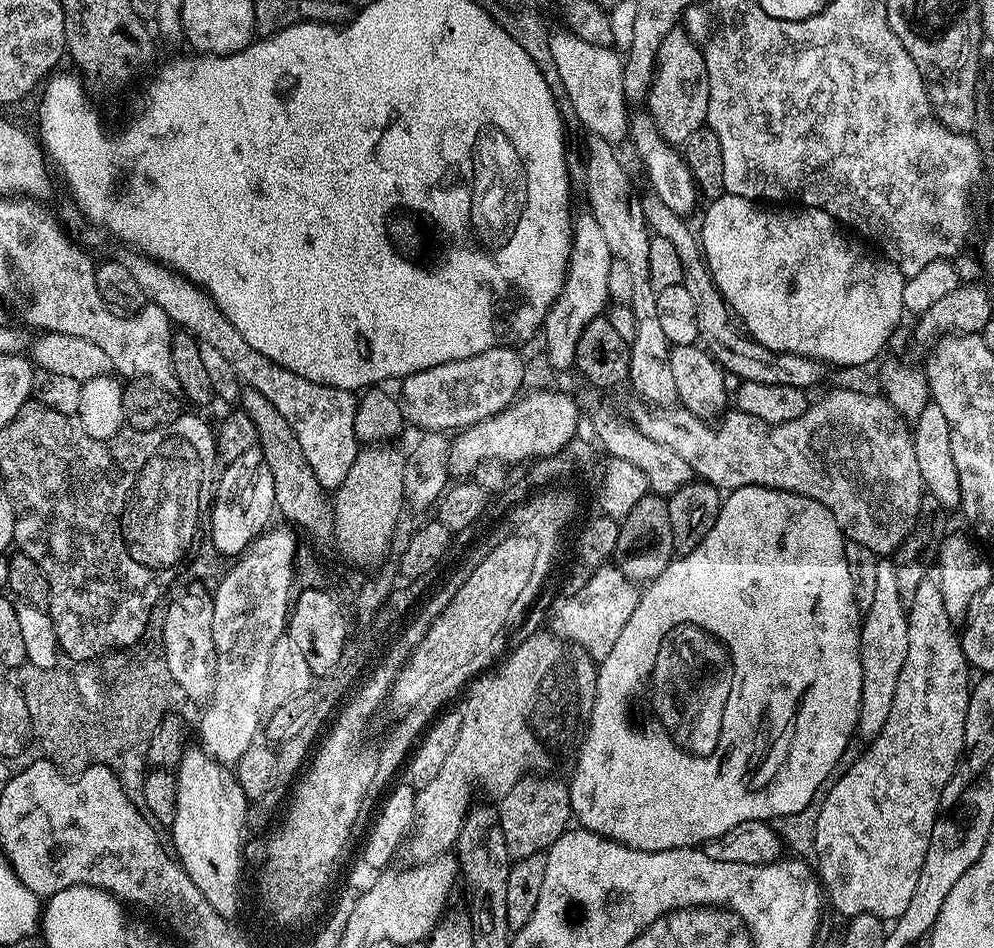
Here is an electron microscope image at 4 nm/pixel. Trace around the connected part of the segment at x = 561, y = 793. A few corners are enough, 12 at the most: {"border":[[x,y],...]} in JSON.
{"border":[[525,778],[498,800],[513,861],[547,853],[572,803],[556,778]]}

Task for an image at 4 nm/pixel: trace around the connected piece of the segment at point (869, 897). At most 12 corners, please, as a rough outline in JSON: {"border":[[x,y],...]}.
{"border":[[939,583],[890,718],[810,834],[844,915],[910,906],[964,755],[970,665]]}

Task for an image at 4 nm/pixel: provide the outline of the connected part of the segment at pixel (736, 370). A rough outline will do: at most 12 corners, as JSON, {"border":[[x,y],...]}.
{"border":[[656,193],[653,235],[674,246],[698,340],[741,381],[810,390],[815,357],[772,352],[734,328],[695,231]]}

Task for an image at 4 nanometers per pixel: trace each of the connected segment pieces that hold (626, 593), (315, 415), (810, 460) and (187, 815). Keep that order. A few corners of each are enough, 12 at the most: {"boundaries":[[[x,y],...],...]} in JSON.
{"boundaries":[[[615,567],[567,597],[551,627],[596,662],[638,606]],[[126,263],[177,329],[214,346],[294,432],[325,490],[358,451],[357,397],[248,348],[193,285]],[[836,388],[802,418],[630,419],[721,490],[814,498],[880,558],[926,489],[912,428]],[[199,746],[174,771],[175,859],[217,914],[238,912],[247,798]]]}

